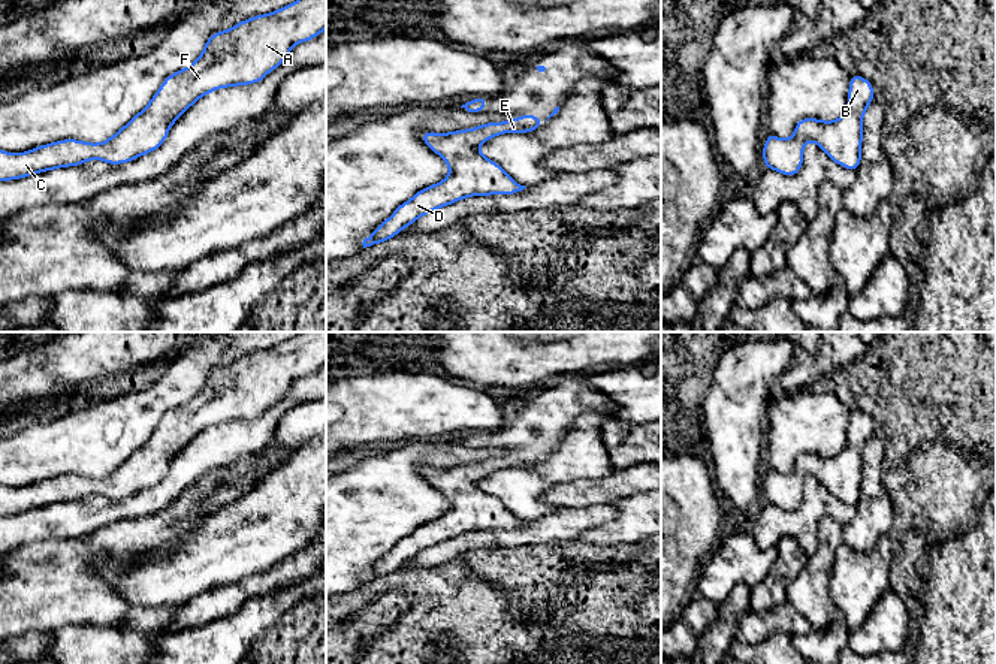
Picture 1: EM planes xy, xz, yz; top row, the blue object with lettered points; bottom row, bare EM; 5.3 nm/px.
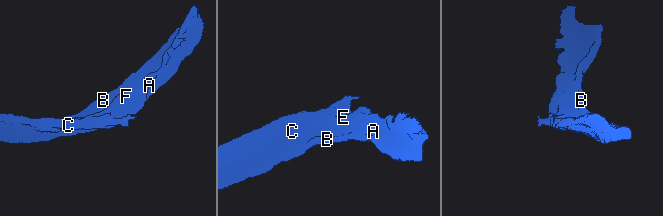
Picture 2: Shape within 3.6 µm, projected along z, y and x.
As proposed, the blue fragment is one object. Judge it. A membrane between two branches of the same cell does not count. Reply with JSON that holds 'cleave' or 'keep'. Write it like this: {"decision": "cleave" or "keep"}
{"decision": "keep"}

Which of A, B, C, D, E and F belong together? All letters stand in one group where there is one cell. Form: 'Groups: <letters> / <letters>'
Groups: A B C D E F

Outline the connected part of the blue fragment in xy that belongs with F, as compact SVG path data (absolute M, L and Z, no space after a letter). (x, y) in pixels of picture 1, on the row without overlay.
M301 332L275 347L257 350L214 368L200 392L169 410L151 437L102 479L64 474L21 489L0 485L0 516L88 495L120 499L157 485L170 461L202 431L224 422L260 417L290 384L326 363L326 332Z

